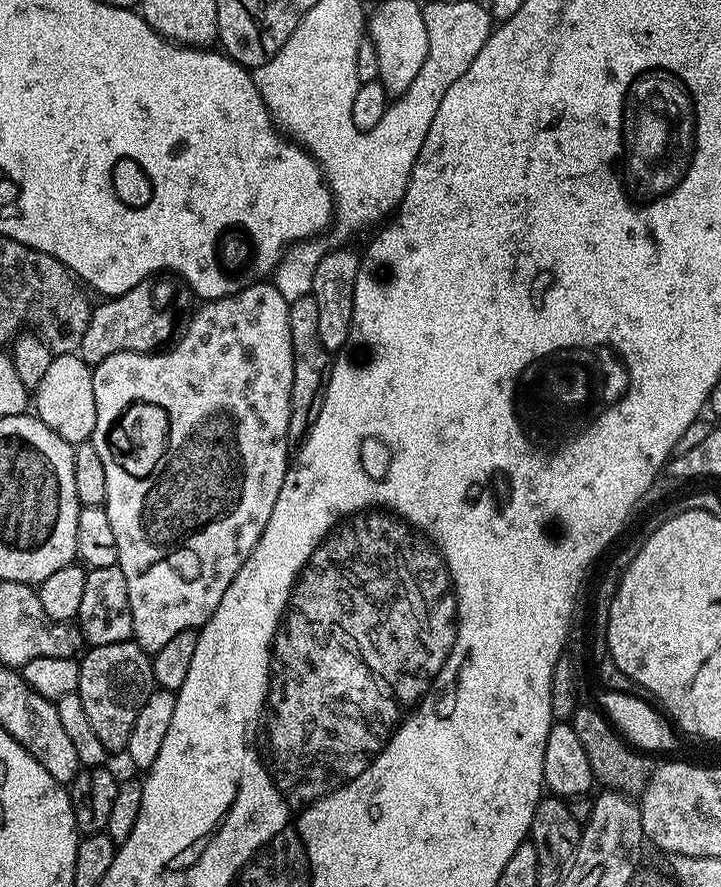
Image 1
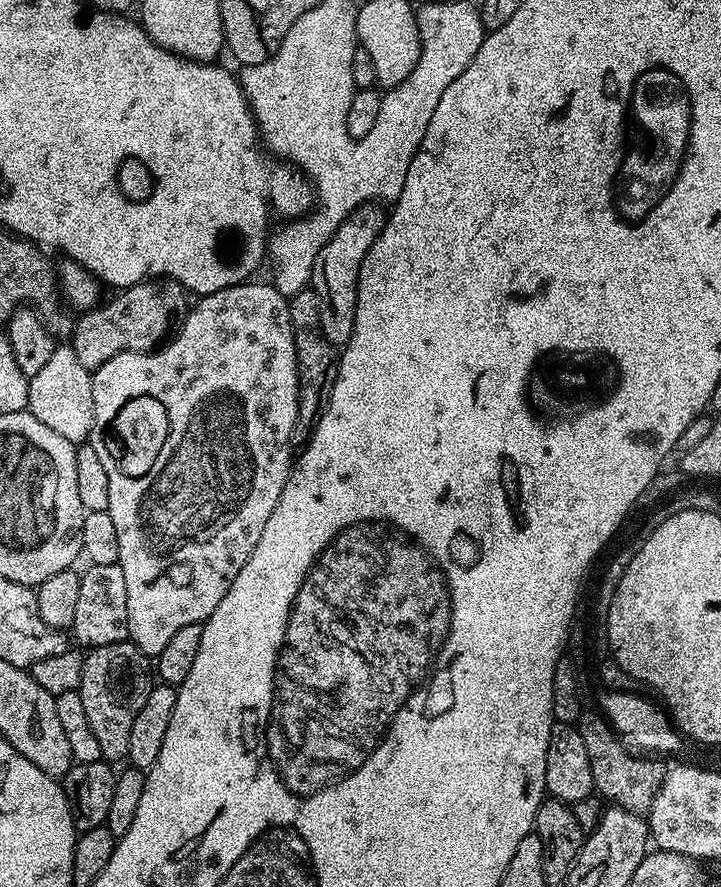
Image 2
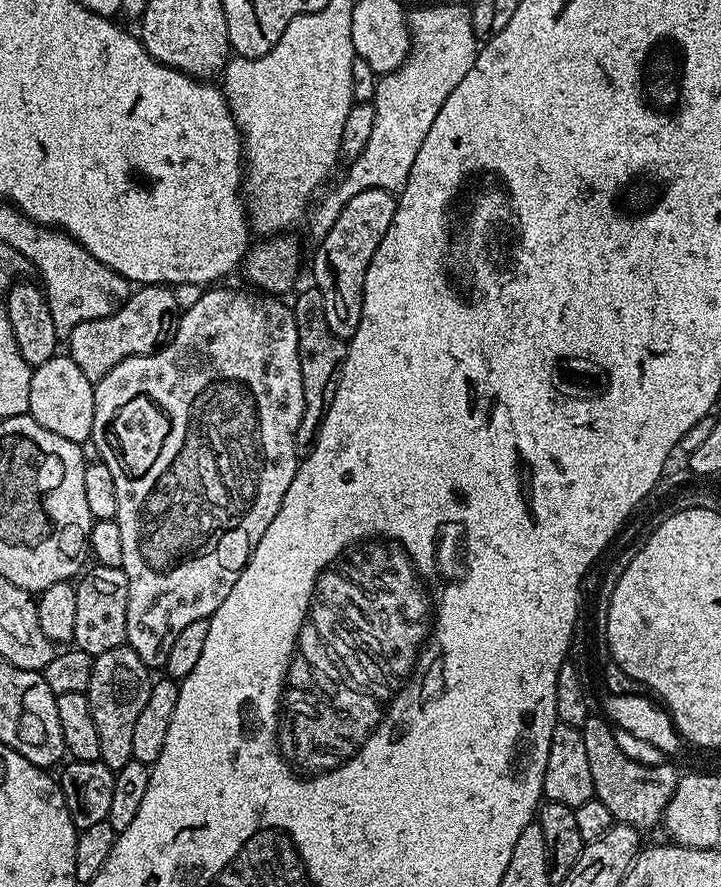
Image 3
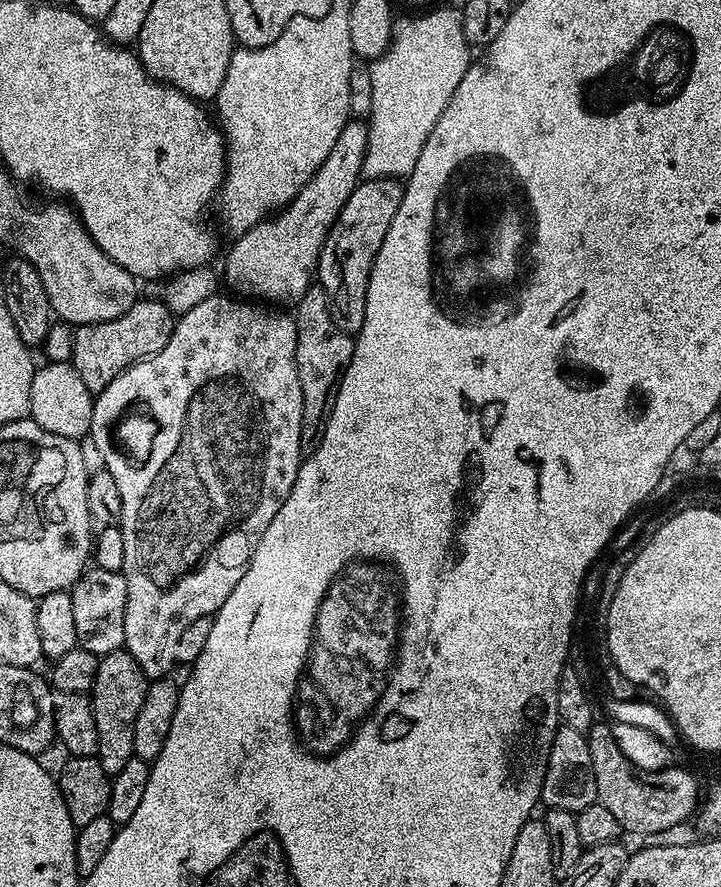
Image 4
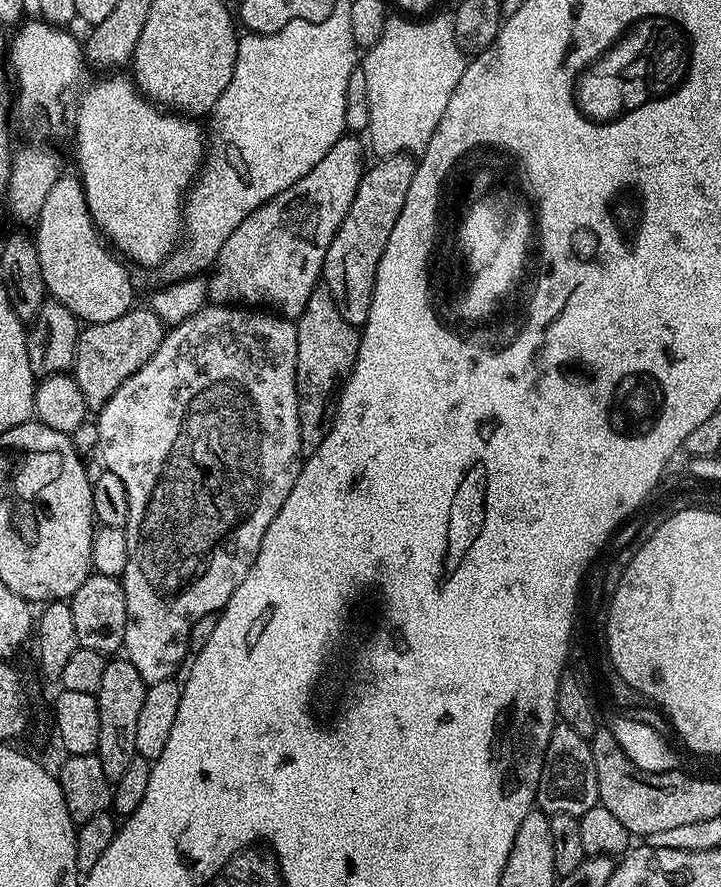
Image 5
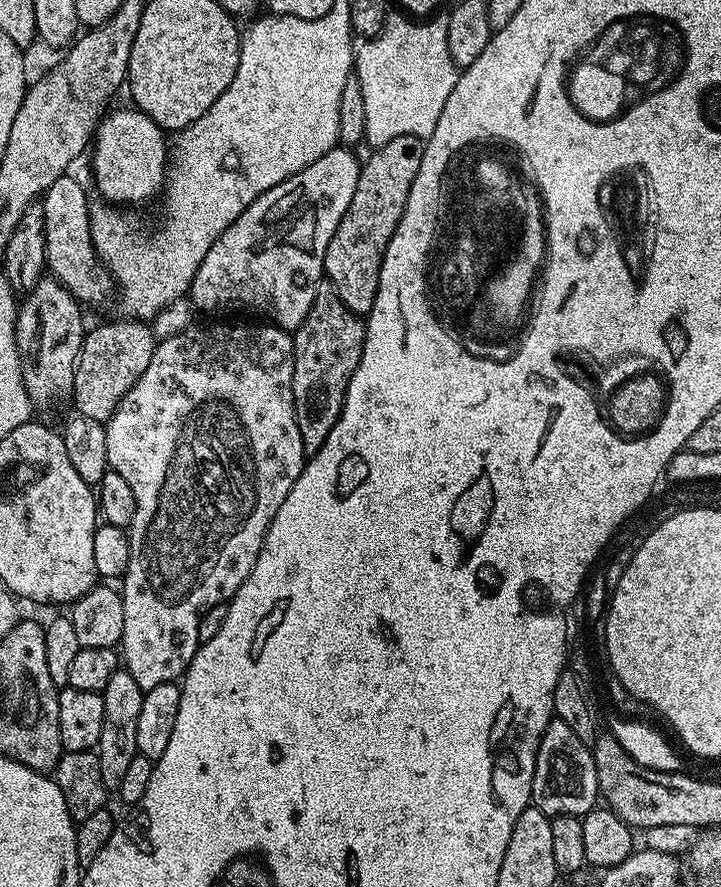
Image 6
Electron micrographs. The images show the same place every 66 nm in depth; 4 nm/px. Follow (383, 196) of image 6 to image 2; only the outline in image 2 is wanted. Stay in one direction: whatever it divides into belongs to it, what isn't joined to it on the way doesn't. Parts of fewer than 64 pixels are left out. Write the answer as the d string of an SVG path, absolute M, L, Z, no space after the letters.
M365 206L357 209L349 215L344 223L338 226L337 232L326 242L313 264L311 287L320 295L320 313L322 314L322 334L334 346L343 346L352 337L352 331L356 325L356 303L358 302L358 278L360 269L364 266L364 259L368 251L374 246L374 242L380 237L384 228L386 212L380 206Z

